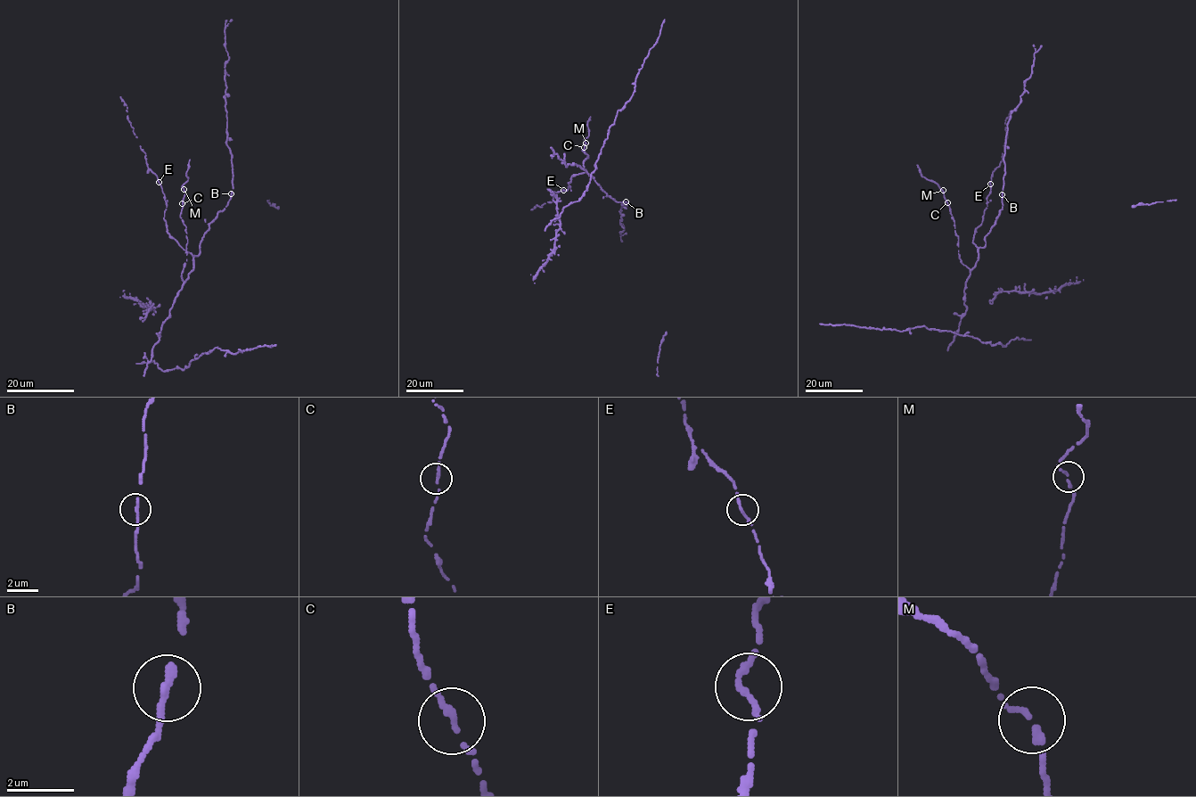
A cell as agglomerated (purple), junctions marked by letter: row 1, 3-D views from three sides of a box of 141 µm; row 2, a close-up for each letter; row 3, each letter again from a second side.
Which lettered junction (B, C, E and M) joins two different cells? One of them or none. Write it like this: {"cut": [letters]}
{"cut": []}

